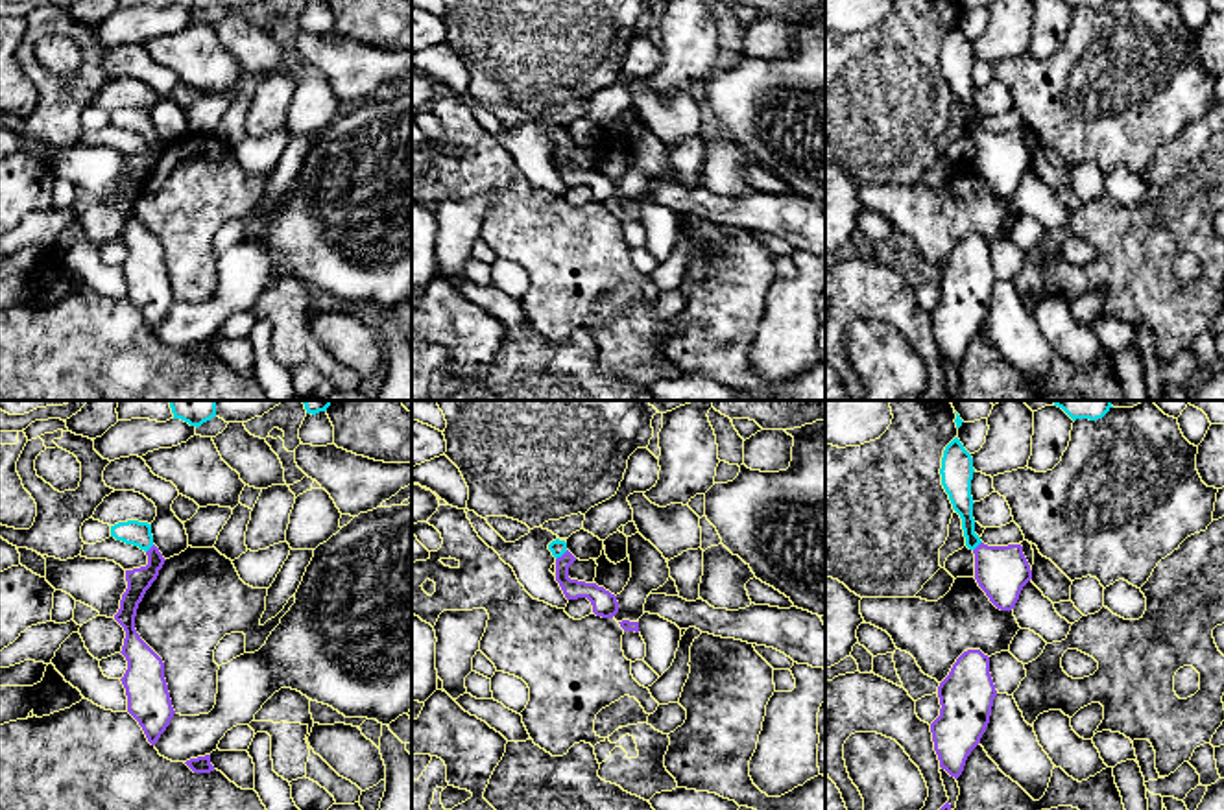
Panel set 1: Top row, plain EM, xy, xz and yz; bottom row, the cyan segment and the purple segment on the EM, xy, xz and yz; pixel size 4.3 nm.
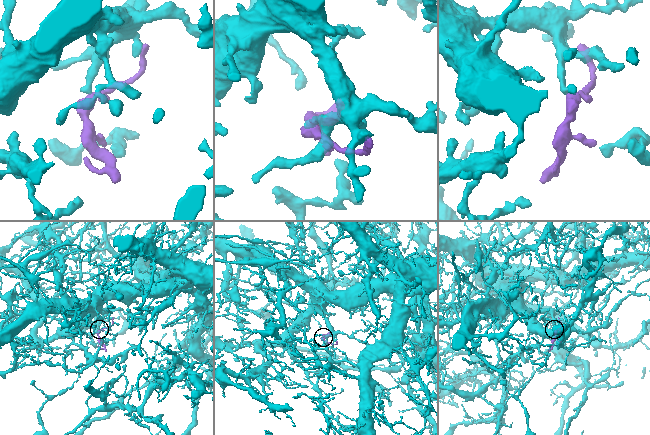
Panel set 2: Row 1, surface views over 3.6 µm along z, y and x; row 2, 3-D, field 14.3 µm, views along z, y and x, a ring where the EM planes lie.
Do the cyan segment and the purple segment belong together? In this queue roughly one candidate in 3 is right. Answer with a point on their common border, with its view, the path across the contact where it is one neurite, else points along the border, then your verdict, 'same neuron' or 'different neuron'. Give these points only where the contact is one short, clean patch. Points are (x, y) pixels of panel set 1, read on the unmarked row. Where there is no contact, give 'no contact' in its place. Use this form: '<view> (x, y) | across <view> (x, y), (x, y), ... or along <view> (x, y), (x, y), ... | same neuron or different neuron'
xz (562, 141) | across xz (558, 135), (562, 141), (562, 165), (573, 176) | same neuron

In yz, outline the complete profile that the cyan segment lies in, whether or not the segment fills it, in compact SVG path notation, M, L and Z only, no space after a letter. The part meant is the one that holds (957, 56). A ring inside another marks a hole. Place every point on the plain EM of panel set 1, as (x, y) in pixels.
M954 24L943 37L942 72L953 96L962 105L966 133L975 140L975 166L990 188L1001 197L1012 197L1023 173L1032 166L1021 131L988 133L975 120L973 105L973 44Z

